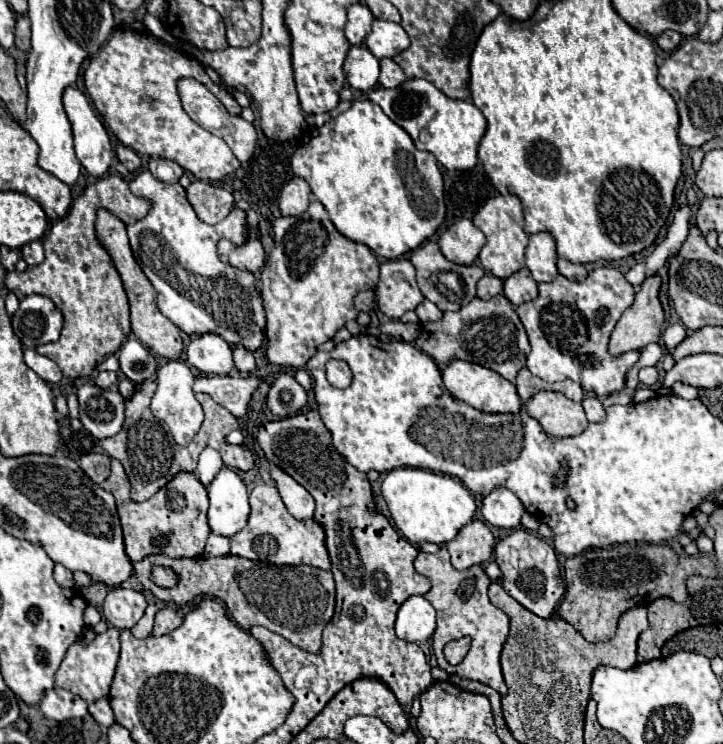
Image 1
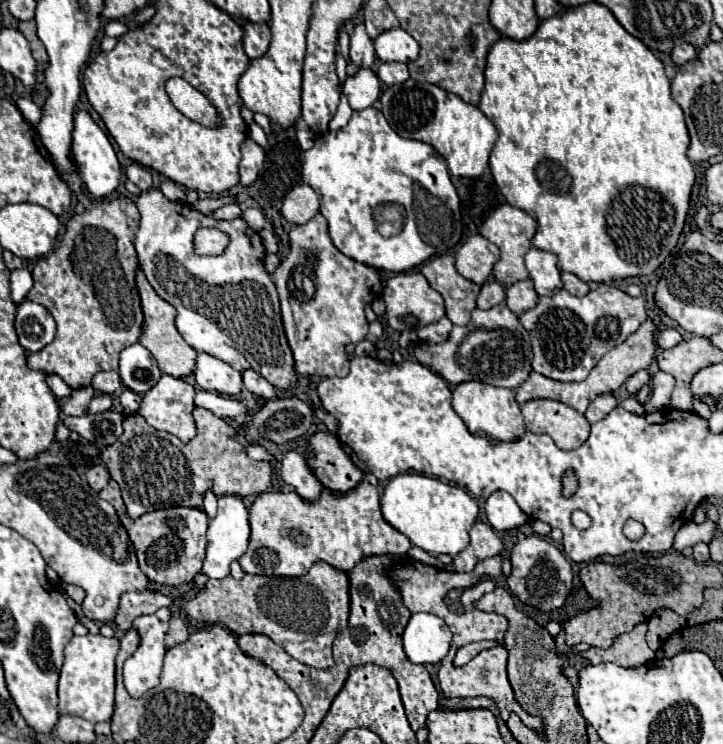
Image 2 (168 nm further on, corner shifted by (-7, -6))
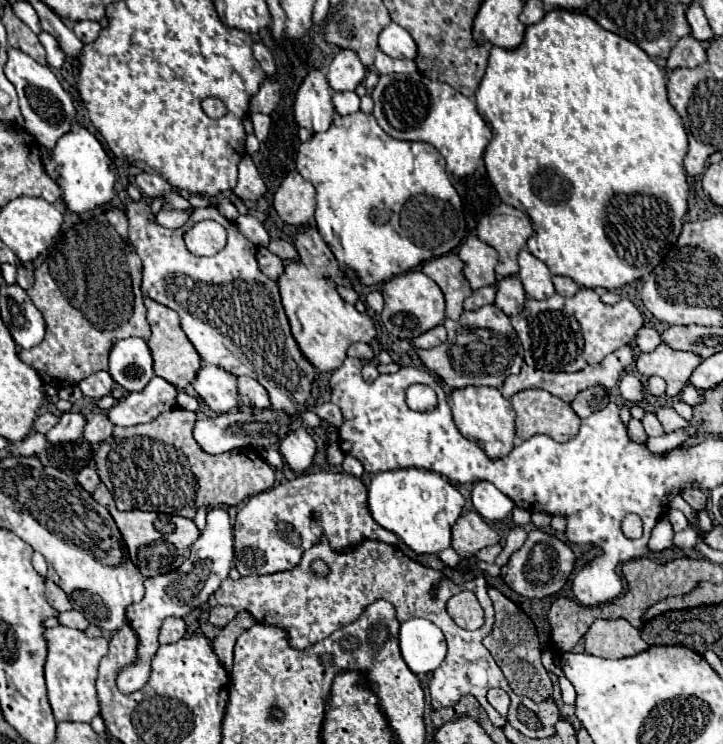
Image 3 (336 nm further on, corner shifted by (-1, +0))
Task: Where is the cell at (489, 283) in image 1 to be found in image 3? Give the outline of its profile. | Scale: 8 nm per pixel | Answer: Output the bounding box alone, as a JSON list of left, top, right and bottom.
[464,286,496,310]

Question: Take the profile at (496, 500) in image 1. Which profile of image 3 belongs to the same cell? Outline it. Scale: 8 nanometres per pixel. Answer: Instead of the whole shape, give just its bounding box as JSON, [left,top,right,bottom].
[470,482,514,520]

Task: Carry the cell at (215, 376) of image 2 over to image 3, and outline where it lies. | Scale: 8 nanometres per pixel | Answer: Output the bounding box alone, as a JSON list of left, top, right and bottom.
[194,364,238,412]

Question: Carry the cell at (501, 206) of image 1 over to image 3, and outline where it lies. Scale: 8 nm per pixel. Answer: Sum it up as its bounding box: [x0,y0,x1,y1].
[478,204,532,276]

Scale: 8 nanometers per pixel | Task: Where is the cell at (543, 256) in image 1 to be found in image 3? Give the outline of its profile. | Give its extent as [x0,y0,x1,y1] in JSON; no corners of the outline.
[518,248,556,300]

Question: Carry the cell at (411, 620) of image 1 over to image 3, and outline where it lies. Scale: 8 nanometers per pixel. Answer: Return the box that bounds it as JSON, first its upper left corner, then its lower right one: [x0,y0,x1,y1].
[400,618,446,674]

